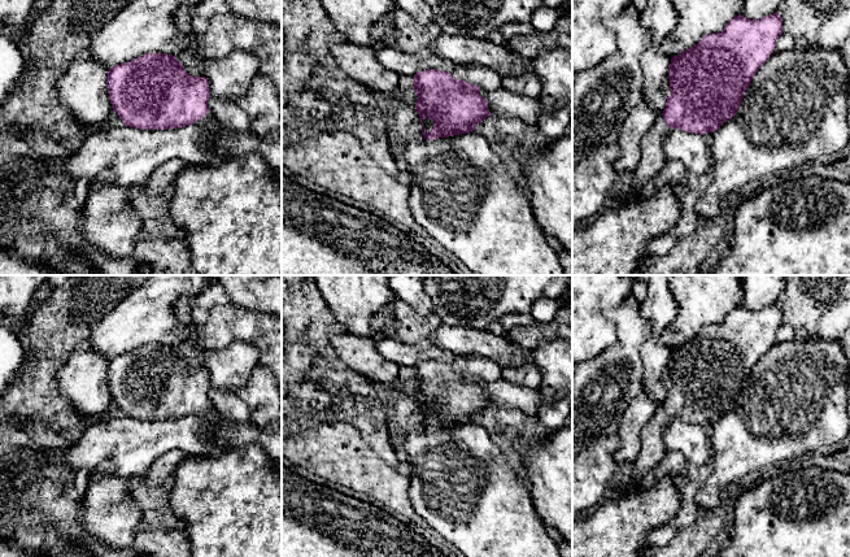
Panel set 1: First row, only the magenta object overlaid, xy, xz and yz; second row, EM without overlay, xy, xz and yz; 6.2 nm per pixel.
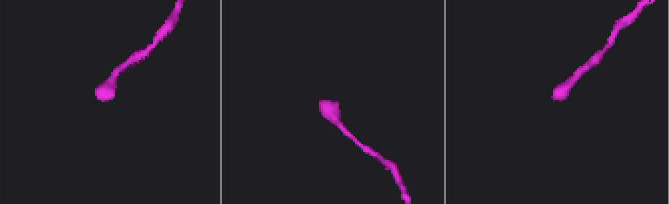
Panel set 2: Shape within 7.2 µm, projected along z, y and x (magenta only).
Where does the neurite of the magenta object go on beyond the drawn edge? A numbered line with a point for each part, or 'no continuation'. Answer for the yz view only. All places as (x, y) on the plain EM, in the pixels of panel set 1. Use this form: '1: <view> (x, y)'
1: yz (653, 448)

